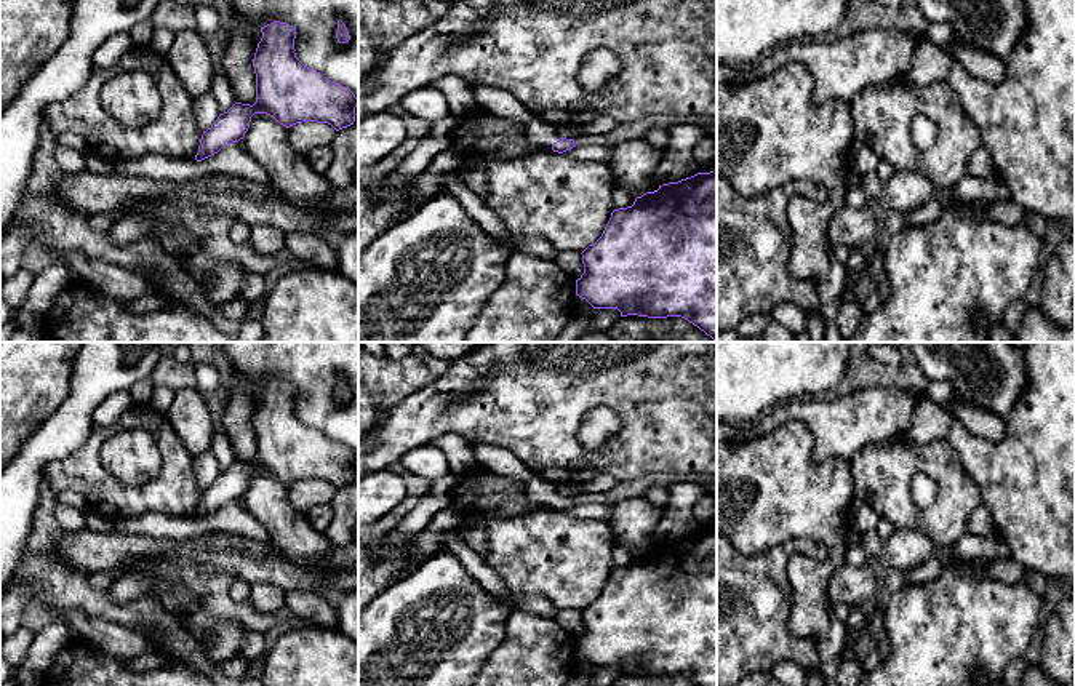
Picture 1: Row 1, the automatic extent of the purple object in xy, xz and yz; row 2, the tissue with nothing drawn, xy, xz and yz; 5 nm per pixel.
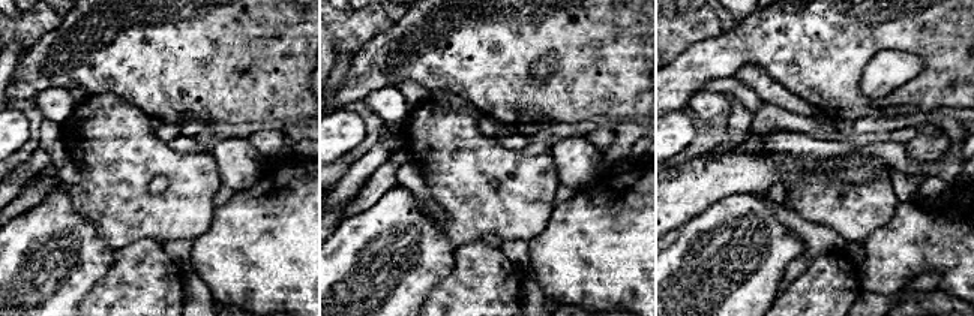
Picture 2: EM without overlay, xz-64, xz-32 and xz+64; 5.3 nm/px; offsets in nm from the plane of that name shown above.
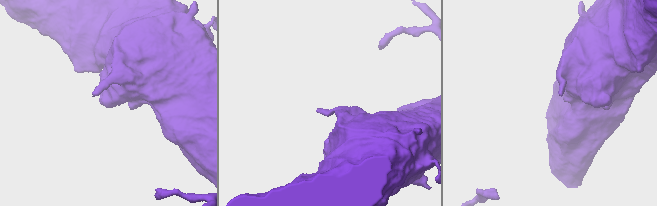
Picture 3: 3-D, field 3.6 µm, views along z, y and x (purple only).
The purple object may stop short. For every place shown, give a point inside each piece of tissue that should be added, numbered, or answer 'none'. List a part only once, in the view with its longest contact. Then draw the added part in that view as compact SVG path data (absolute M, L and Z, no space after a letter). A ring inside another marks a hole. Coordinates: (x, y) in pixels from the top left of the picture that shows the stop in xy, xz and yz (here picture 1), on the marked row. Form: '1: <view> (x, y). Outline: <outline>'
1: xz (539, 131). Outline: M533 117L528 123L522 123L522 130L531 144L545 149L552 149L560 139L558 126L539 117Z

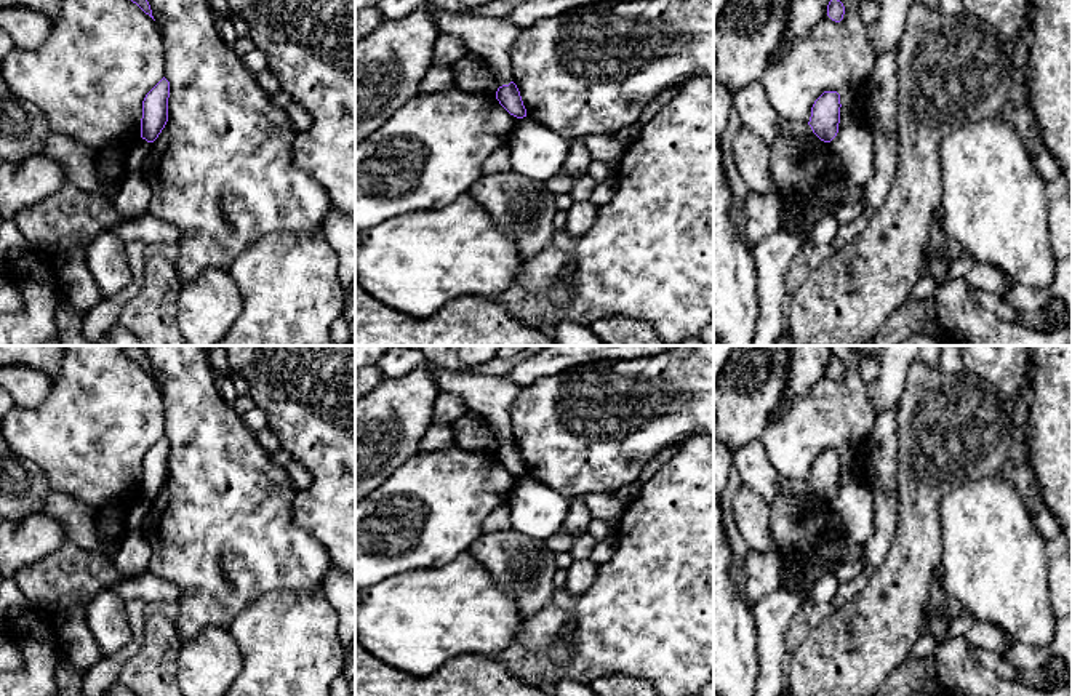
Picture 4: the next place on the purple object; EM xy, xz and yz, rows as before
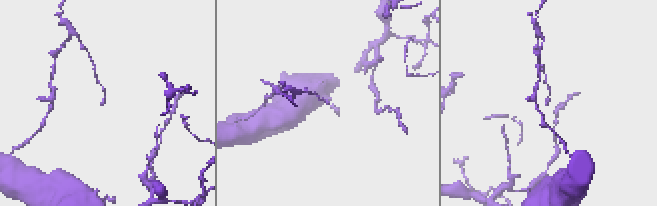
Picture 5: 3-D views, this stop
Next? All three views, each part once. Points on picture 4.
none

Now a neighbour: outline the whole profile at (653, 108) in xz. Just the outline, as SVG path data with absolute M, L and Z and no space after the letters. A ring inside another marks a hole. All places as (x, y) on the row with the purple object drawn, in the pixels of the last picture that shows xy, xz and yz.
M667 88L664 90L656 99L653 99L642 112L638 117L637 123L640 126L646 125L659 110L664 104L667 104L677 93L677 88Z

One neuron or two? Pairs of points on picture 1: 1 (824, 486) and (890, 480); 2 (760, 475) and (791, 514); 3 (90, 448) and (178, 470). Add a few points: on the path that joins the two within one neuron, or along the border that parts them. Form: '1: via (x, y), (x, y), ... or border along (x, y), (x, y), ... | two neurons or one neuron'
1: border along (850, 462), (855, 502) | two neurons
2: via (762, 485), (781, 504) | one neuron
3: via (98, 475), (117, 494), (151, 494) | one neuron

